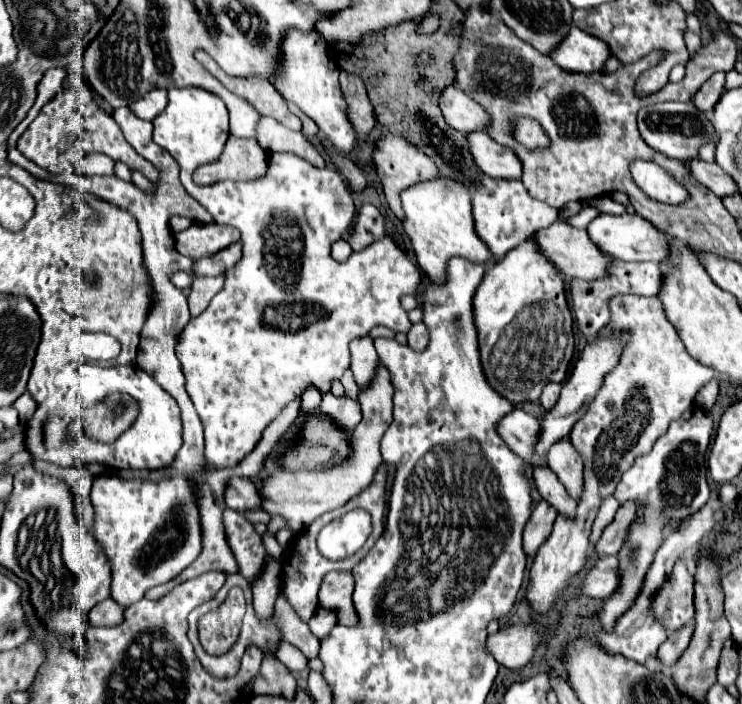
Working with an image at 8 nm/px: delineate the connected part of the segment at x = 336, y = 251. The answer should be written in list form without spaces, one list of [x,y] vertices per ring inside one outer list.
[[[341,239],[341,241],[337,241],[333,245],[333,259],[335,261],[347,261],[351,253],[353,253],[353,249],[351,249],[351,245],[345,239]]]

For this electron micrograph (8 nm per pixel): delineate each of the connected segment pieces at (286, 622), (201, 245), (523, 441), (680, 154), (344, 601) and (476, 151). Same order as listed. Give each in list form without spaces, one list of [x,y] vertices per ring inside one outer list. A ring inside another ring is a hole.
[[[283,595],[278,596],[274,611],[283,641],[301,649],[307,659],[317,657],[319,639],[309,631],[309,627],[305,623],[299,623],[299,618]]]
[[[191,225],[189,229],[175,233],[175,247],[181,255],[199,259],[217,253],[219,249],[229,247],[239,241],[239,231],[229,225]]]
[[[515,407],[497,423],[499,437],[525,459],[531,459],[531,443],[535,443],[535,435],[539,433],[539,421]]]
[[[655,103],[647,105],[639,111],[637,115],[637,125],[643,141],[663,153],[665,157],[677,159],[677,161],[687,161],[697,155],[697,149],[707,143],[715,141],[715,129],[711,127],[709,119],[693,105],[693,103]]]
[[[349,571],[327,573],[319,591],[319,605],[323,609],[335,611],[337,623],[355,625],[357,615],[351,603],[351,593],[353,593],[353,575]]]
[[[485,131],[467,133],[469,153],[475,165],[497,179],[521,179],[521,163],[513,151],[495,143]]]

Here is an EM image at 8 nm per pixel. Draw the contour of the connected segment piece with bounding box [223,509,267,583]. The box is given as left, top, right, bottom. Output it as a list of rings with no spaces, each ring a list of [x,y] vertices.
[[[225,509],[223,513],[223,527],[229,549],[233,551],[233,557],[239,565],[239,573],[243,573],[243,577],[249,579],[249,583],[253,583],[267,555],[261,535],[249,521],[245,521],[237,511],[231,509]]]

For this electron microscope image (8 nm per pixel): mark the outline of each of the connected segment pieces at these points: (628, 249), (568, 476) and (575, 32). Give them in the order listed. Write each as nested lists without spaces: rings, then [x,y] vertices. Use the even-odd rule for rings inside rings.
[[[599,213],[589,225],[587,233],[591,241],[609,255],[611,259],[623,259],[623,261],[663,261],[669,253],[669,235],[657,231],[647,219],[643,219],[637,213],[623,213],[623,215],[607,215]]]
[[[559,439],[551,445],[547,453],[547,463],[555,475],[559,475],[559,481],[567,487],[569,495],[579,499],[579,491],[583,485],[583,463],[571,441]]]
[[[571,27],[567,37],[555,45],[555,49],[549,53],[549,57],[565,71],[575,73],[591,73],[601,71],[603,63],[609,59],[607,45],[601,39],[595,39],[593,35],[587,35],[579,27]]]

